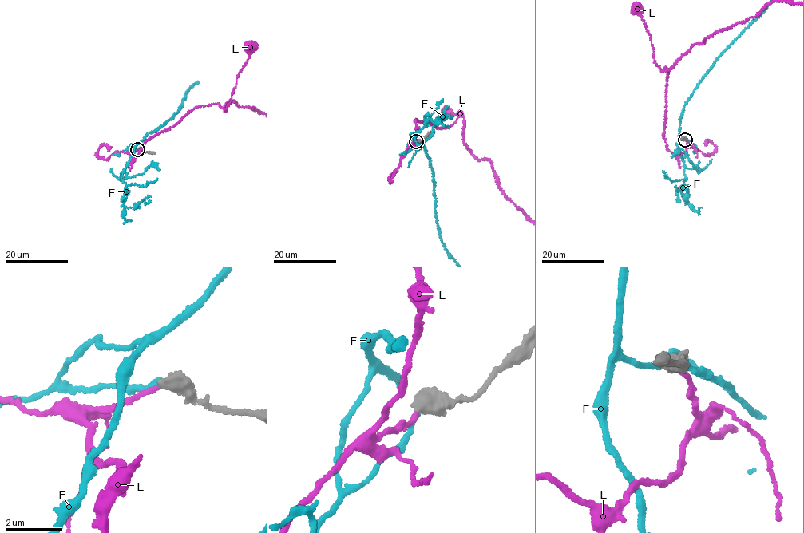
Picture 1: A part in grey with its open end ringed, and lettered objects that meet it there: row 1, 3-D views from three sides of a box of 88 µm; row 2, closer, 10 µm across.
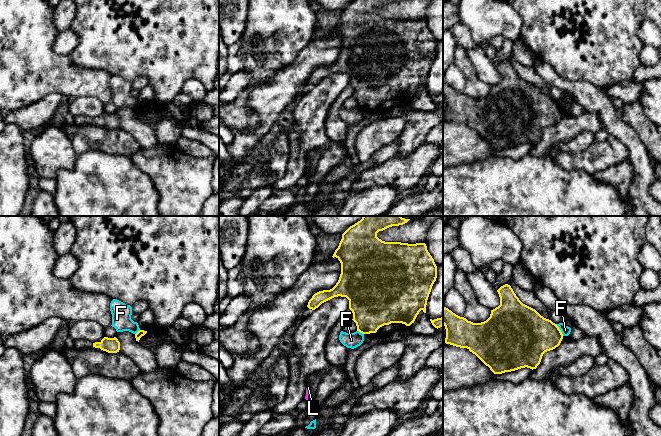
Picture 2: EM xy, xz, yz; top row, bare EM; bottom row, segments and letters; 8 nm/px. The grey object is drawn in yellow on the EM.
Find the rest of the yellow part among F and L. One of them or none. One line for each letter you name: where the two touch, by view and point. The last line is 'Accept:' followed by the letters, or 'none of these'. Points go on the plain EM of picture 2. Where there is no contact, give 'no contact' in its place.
L: no contact
Accept: L

